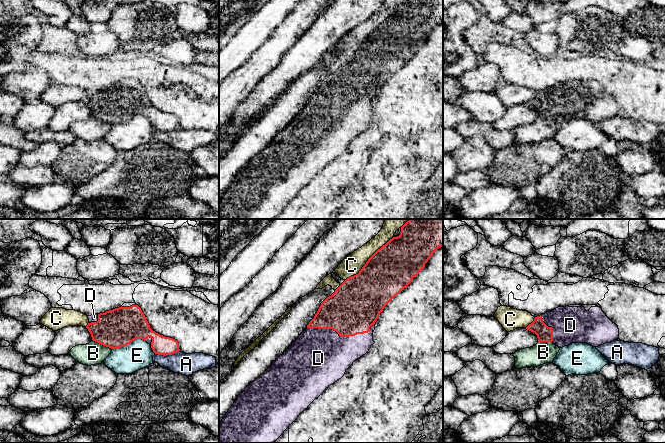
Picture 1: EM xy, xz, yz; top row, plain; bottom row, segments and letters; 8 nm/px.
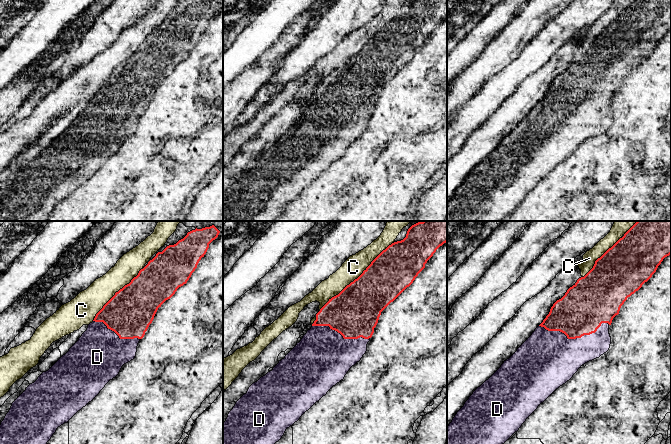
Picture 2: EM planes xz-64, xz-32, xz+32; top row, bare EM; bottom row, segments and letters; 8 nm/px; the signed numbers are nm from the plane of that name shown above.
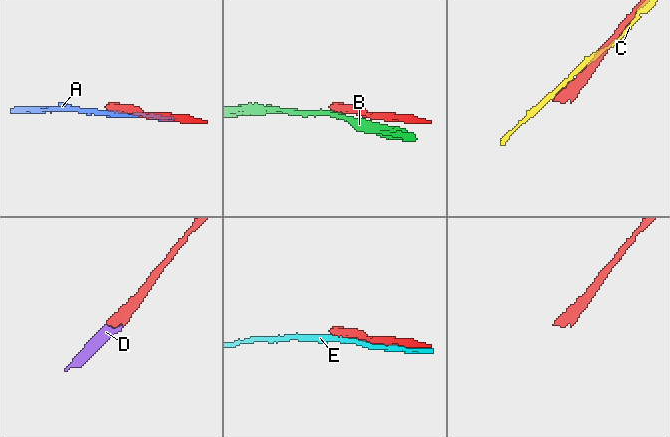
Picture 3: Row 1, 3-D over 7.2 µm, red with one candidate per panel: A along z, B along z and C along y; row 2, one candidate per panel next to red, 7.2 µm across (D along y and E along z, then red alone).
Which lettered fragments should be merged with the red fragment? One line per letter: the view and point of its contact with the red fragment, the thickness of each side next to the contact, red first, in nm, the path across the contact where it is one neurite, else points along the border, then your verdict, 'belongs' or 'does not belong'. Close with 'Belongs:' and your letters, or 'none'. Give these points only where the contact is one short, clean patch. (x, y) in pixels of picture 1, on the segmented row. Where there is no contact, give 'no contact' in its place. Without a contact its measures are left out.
A: xy (167, 354) | 160/180 nm | along xy (179, 350), (171, 354), (155, 354) | does not belong
B: xy (102, 344) | 320/180 nm | does not belong
C: xz (367, 261) | 380/160 nm | does not belong
D: xz (343, 336) | 400/460 nm | belongs
E: xy (128, 343) | 320/220 nm | does not belong
Belongs: D

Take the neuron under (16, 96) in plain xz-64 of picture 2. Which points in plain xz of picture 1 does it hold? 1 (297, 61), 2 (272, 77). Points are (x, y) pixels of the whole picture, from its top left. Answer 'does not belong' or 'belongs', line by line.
1: does not belong
2: does not belong

